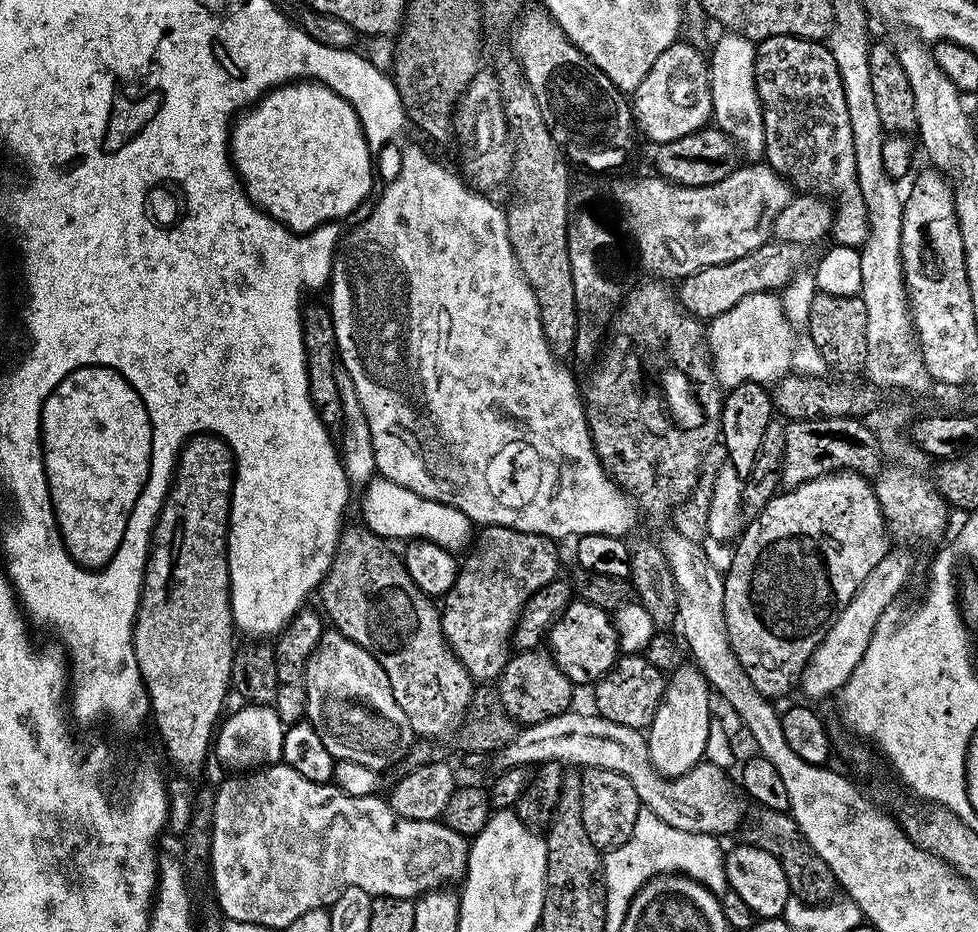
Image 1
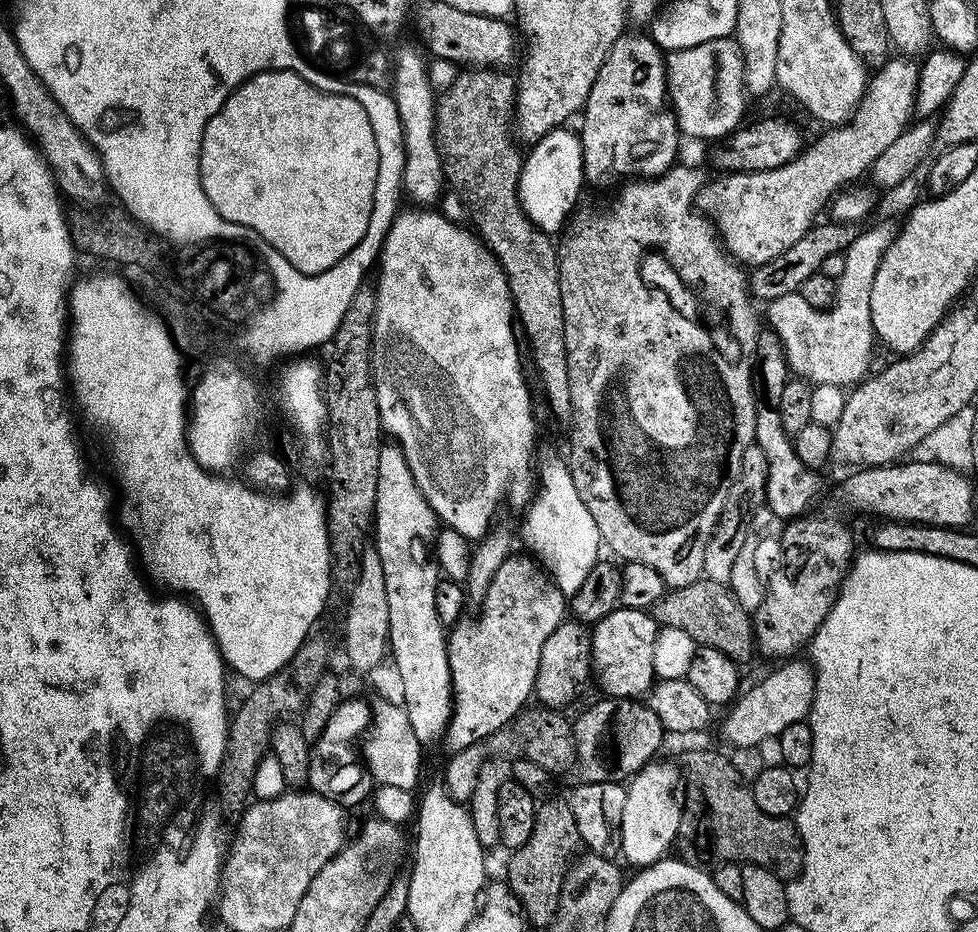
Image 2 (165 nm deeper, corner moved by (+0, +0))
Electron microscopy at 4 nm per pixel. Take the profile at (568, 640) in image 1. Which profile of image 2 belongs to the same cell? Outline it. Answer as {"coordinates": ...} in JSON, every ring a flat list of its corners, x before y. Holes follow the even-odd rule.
{"coordinates":[[617,606,610,614,606,614,597,624,591,625,592,658,596,672,600,674,600,684,607,695,612,698,640,698,647,693,654,683,654,642,658,625,651,611,643,608,627,608]]}

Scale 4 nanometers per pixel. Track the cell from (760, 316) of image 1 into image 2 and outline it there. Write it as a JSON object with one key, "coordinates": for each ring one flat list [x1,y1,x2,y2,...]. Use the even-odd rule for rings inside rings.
{"coordinates":[[891,223,873,225,873,228,865,227,852,245,844,249,845,269,834,280,835,295,829,308,810,306,798,292,767,301,767,327,780,339,789,369,813,385,855,386,869,375,868,363,874,345,870,290,874,286,874,274,897,234]]}

